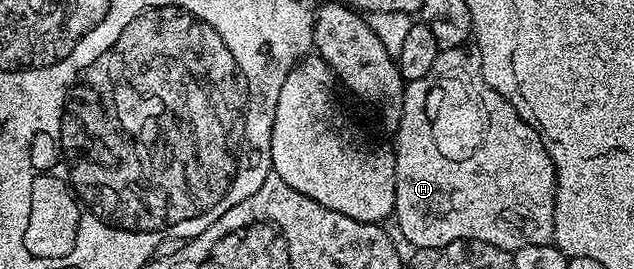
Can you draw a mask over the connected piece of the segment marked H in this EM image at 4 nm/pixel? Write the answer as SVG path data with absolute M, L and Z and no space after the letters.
M464 45L448 51L440 51L433 69L425 77L410 80L403 88L403 112L399 126L394 128L395 143L395 209L393 219L399 223L402 232L419 249L425 247L444 247L458 239L476 239L489 245L497 245L509 252L516 252L529 245L545 245L555 238L555 166L547 152L547 143L538 131L520 117L518 109L501 93L487 84L481 73L481 57L474 46Z

